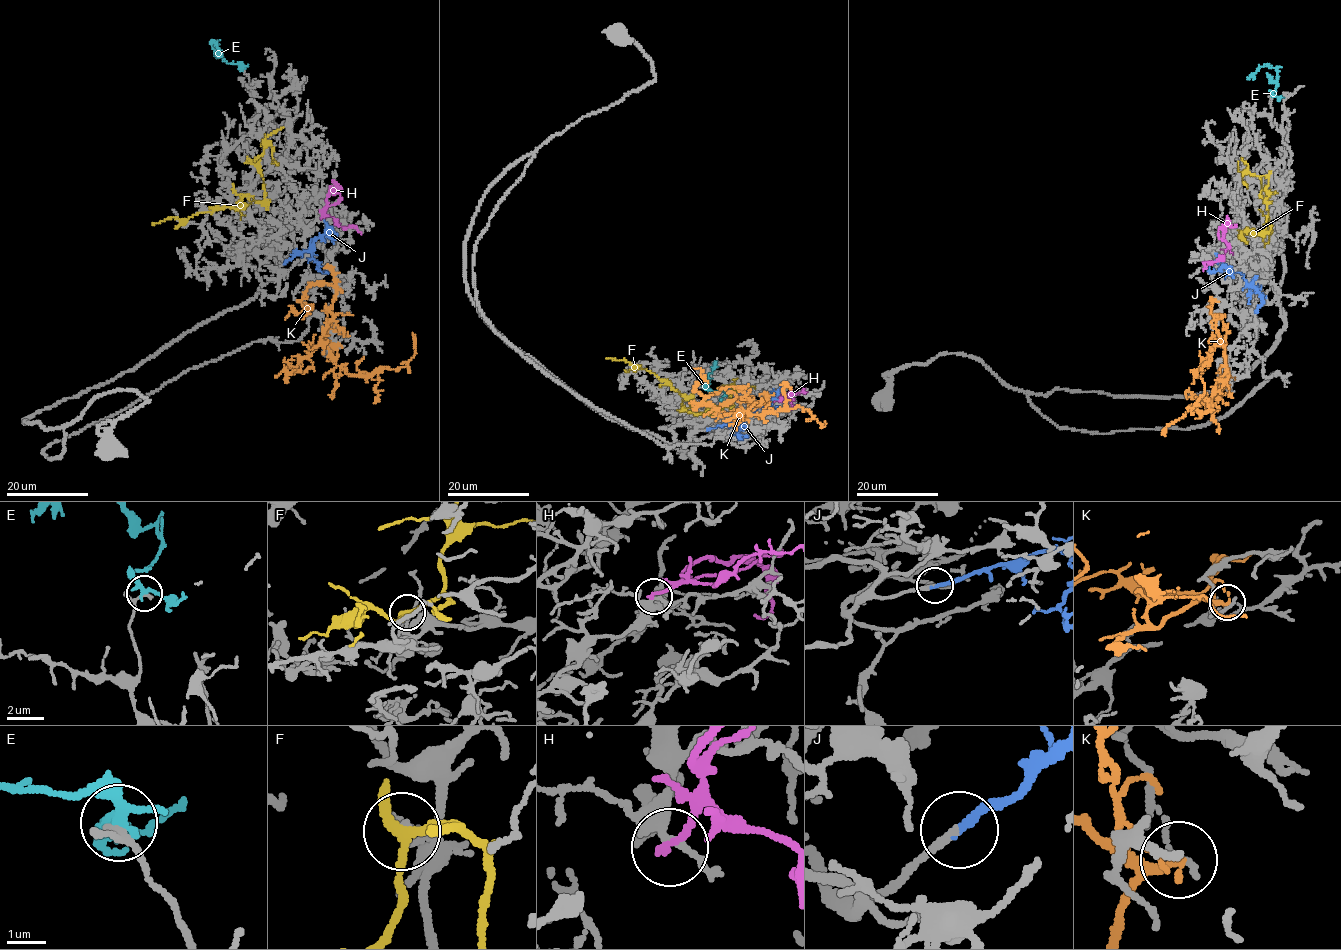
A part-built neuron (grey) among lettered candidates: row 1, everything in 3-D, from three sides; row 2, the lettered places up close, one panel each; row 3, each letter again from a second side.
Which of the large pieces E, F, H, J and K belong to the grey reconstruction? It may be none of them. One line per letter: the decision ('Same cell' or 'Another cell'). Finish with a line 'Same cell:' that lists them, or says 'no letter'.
E: Another cell
F: Another cell
H: Same cell
J: Same cell
K: Another cell
Same cell: H, J

